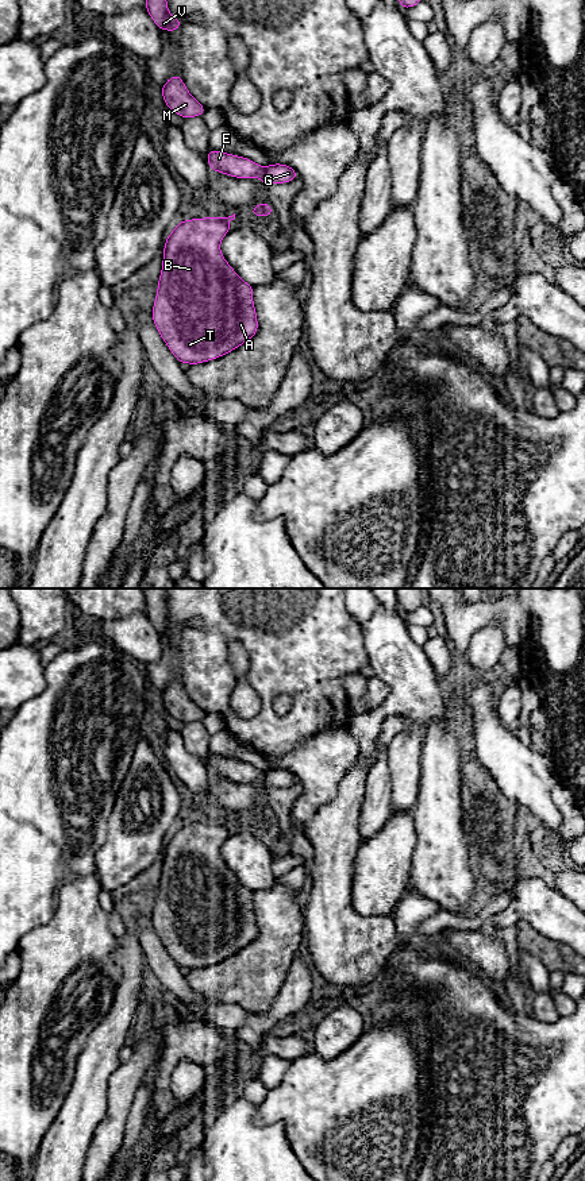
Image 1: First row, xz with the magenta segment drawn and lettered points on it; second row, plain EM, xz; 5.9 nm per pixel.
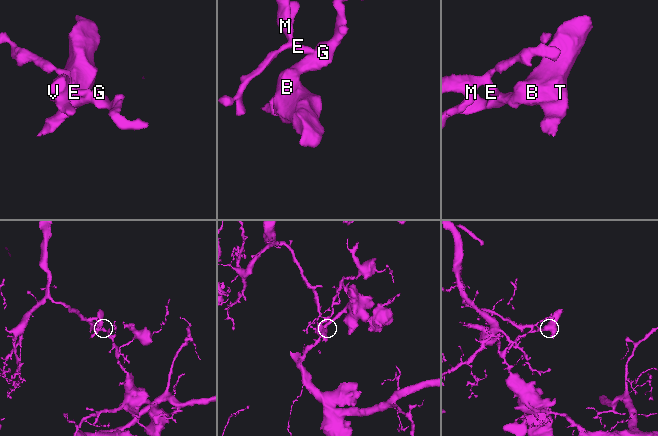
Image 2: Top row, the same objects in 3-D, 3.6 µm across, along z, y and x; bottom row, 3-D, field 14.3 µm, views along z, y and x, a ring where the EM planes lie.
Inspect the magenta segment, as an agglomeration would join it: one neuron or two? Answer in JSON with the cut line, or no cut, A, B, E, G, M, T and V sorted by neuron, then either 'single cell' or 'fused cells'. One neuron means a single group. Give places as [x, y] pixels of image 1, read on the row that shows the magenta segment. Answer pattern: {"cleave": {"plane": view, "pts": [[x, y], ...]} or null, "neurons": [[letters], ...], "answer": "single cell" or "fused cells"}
{"cleave": {"plane": "xz", "pts": [[265, 168], [261, 176]]}, "neurons": [["A", "B", "G", "T"], ["E", "M", "V"]], "answer": "fused cells"}

